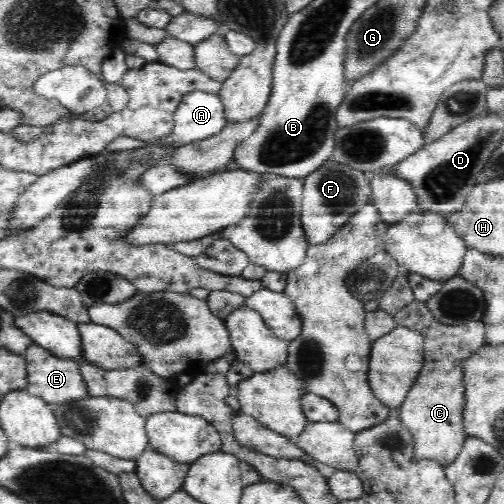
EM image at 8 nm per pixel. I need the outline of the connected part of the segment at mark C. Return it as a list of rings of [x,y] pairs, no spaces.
[[[414,299],[393,316],[398,325],[417,330],[424,337],[424,362],[416,382],[408,390],[405,400],[396,409],[401,425],[413,438],[412,459],[432,460],[444,467],[454,462],[468,438],[463,425],[462,407],[465,405],[465,386],[462,384],[463,364],[485,344],[485,324],[470,321],[445,325],[433,317],[425,302]]]

